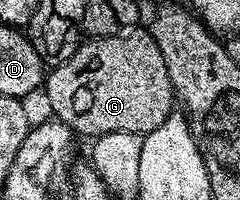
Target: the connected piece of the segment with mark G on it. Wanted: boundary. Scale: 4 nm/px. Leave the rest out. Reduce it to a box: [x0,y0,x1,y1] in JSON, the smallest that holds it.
[45,28,177,140]

